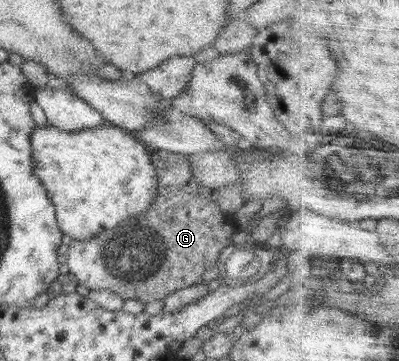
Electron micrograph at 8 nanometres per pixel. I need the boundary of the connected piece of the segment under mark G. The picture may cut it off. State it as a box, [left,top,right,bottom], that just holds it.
[65,150,237,303]

